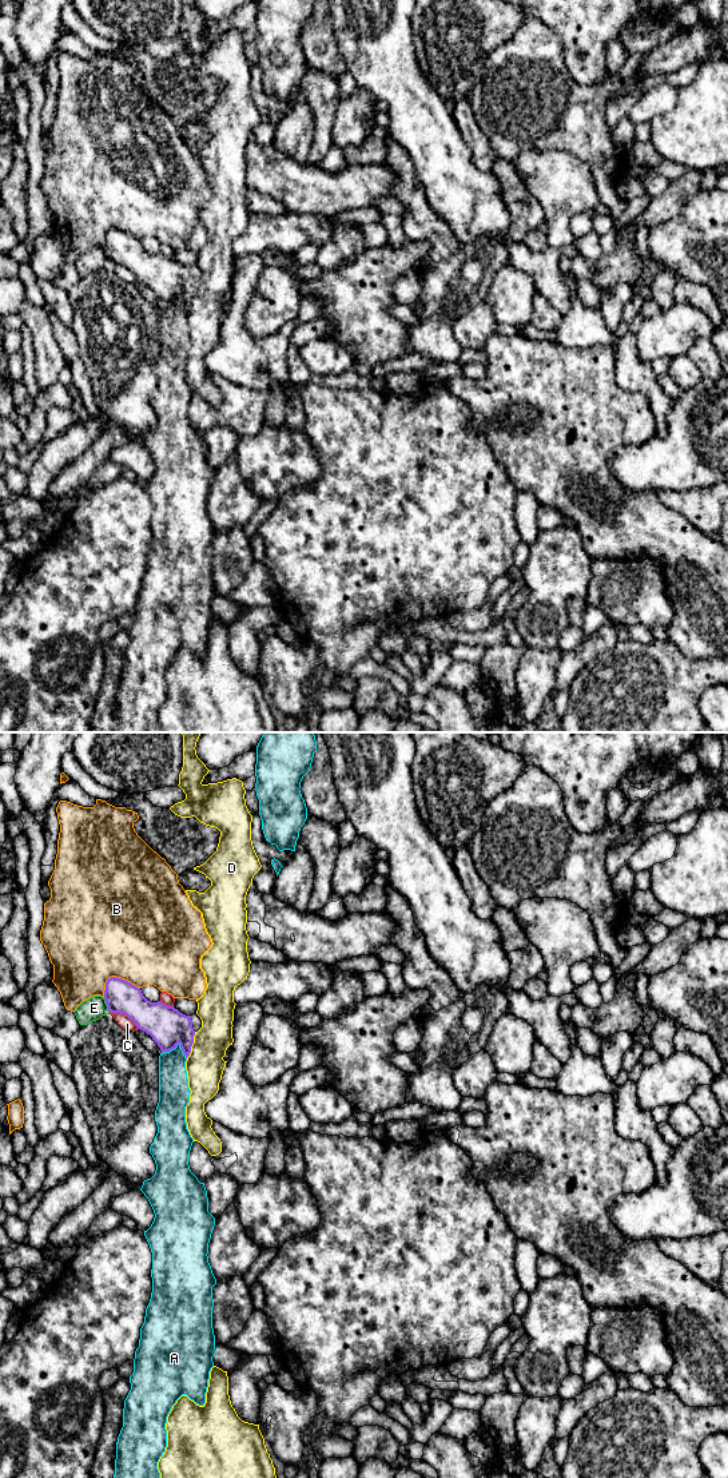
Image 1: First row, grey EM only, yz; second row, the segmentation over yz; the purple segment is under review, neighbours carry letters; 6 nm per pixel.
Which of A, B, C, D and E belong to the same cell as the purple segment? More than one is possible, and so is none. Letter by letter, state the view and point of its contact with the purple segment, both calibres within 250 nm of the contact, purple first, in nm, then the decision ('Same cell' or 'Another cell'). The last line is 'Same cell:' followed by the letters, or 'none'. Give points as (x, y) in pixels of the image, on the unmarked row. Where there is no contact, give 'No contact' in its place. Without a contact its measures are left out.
A: Touches purple at yz (178, 294). Thickness 240 nm (purple) against 180 nm. Another cell
B: Touches purple at yz (115, 229). Thickness 200 nm (purple) against 500 nm. Another cell
C: Touches purple at yz (124, 266). Thickness 220 nm (purple) against 70 nm. Another cell
D: Touches purple at yz (191, 297). Thickness 240 nm (purple) against 240 nm. Another cell
E: Touches purple at yz (106, 254). Thickness 200 nm (purple) against 140 nm. Another cell
Same cell: none

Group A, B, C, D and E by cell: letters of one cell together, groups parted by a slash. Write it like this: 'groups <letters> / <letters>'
groups A / B / C / D / E

